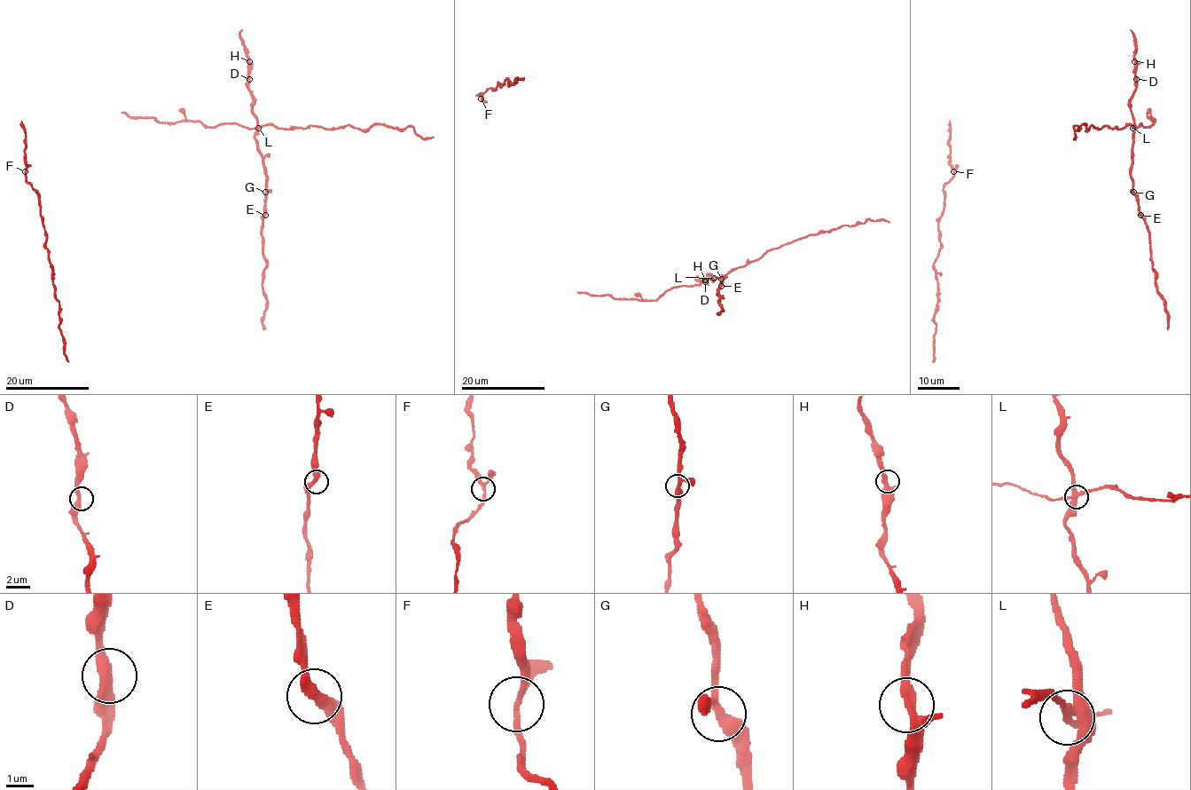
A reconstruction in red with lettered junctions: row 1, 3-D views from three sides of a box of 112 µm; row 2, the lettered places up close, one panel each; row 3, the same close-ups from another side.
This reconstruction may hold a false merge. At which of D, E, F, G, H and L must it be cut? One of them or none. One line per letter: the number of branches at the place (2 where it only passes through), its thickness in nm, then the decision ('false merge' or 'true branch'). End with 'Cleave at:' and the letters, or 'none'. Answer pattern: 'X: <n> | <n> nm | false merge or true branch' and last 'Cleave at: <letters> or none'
D: 2 | 380 nm | true branch
E: 2 | 360 nm | true branch
F: 3 | 190 nm | true branch
G: 3 | 320 nm | true branch
H: 3 | 320 nm | true branch
L: 4 | 320 nm | false merge
Cleave at: L

